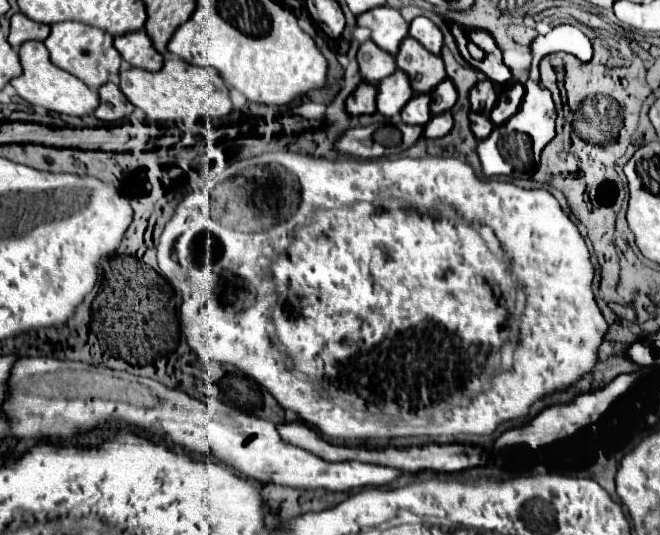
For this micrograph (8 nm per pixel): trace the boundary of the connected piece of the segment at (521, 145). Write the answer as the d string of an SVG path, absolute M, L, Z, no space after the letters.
M527 80L525 84L525 96L519 112L509 118L503 126L495 126L489 138L481 140L477 146L477 154L481 160L481 170L485 178L493 176L507 176L513 180L527 180L535 172L535 160L539 166L539 154L545 148L545 144L555 136L555 106L551 100L551 92L541 84L541 80L535 84Z

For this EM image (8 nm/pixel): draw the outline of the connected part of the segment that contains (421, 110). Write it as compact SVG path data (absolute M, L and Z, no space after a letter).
M417 94L413 96L407 106L401 110L401 120L411 126L425 126L431 120L429 110L429 94Z

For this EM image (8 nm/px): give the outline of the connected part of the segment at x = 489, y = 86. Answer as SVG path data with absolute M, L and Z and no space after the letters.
M483 80L483 82L477 82L471 90L471 110L473 112L481 112L481 114L489 114L491 108L495 106L497 102L497 92L495 92L495 84L489 82L489 80Z

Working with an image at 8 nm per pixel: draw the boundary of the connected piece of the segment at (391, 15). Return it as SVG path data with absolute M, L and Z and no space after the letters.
M373 8L357 18L359 26L365 26L371 30L371 40L381 48L387 50L391 56L399 52L399 46L403 38L409 36L409 24L403 20L403 16L389 8Z

